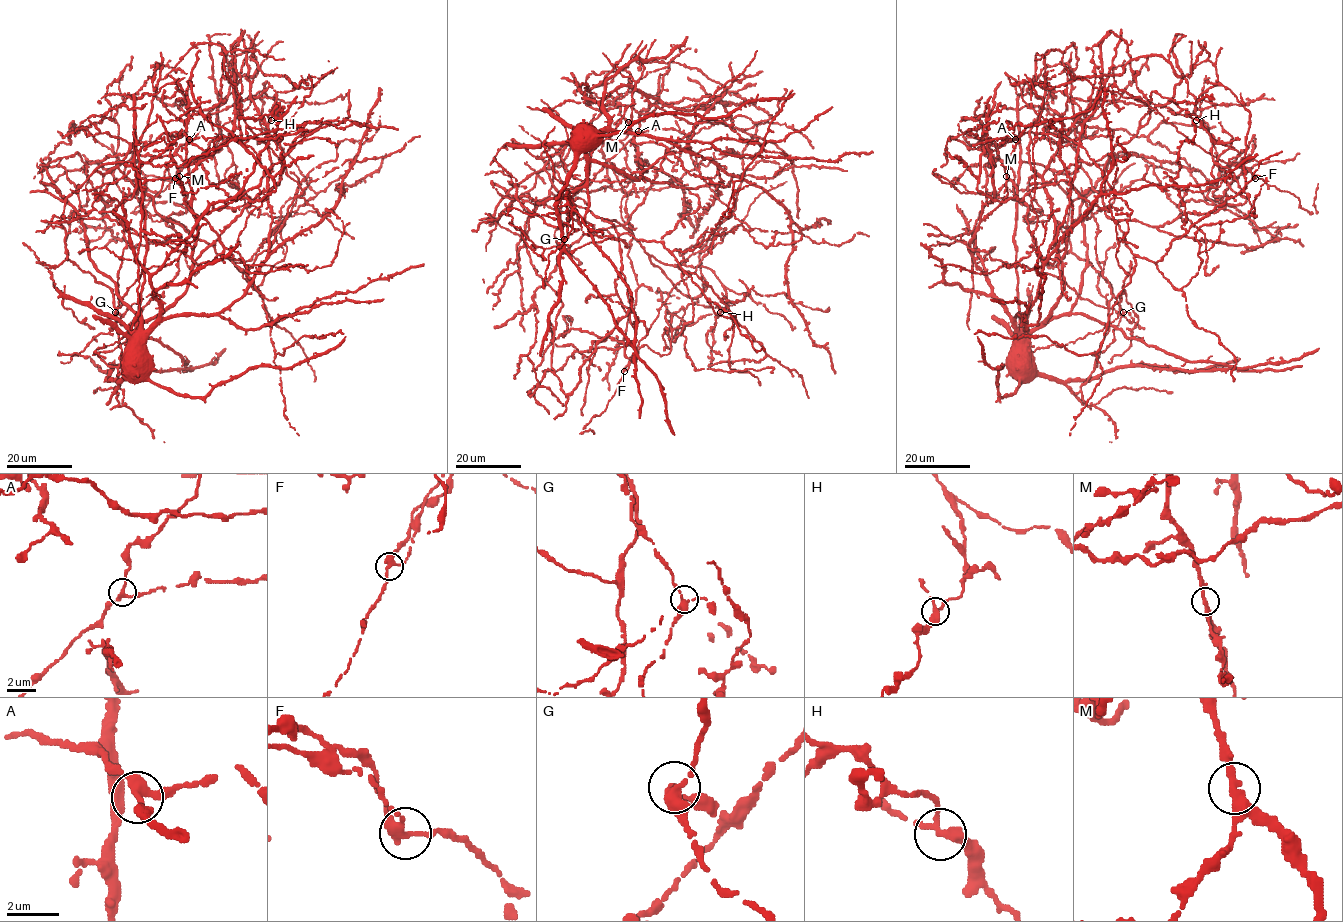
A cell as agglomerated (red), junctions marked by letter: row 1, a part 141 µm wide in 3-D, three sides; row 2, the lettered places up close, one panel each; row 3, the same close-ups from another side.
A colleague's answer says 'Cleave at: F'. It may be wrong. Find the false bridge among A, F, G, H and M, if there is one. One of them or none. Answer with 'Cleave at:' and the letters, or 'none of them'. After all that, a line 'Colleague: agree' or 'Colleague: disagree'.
Cleave at: F
Colleague: agree

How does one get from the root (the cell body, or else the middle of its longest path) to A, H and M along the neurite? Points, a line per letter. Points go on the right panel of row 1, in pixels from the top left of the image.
A: (1012, 356), (1019, 330), (1019, 166), (1040, 163), (1072, 174), (1081, 164), (1067, 142), (1031, 131), (1015, 139)
H: (1012, 356), (1019, 166), (1081, 168), (1103, 197), (1110, 152), (1137, 133), (1152, 91), (1196, 120)
M: (1012, 356), (1014, 338), (1050, 315), (1063, 277), (1058, 258), (1052, 264), (1038, 255), (1028, 206), (1006, 175)

